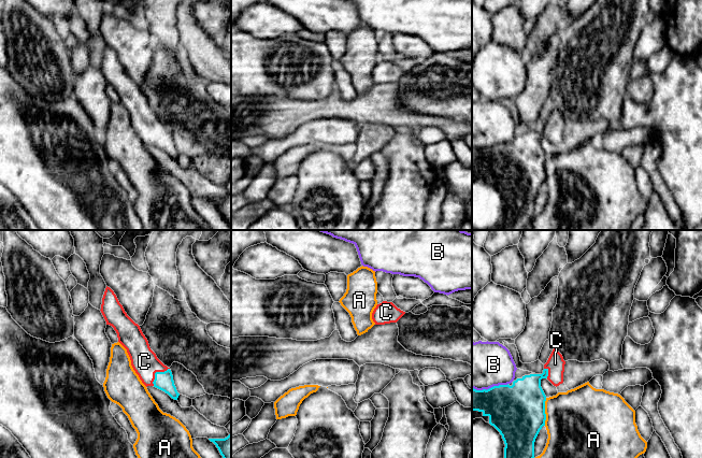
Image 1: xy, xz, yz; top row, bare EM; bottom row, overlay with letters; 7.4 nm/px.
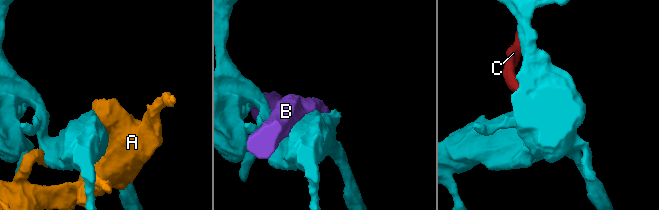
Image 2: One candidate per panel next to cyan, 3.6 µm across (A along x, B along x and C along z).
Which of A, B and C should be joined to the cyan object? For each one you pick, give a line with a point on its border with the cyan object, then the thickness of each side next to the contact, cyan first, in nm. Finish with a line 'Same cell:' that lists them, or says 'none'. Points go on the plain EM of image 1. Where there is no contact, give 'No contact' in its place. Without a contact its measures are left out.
C: Touches cyan at xy (156, 131). Thickness 140 nm (cyan) against 200 nm
Same cell: C

